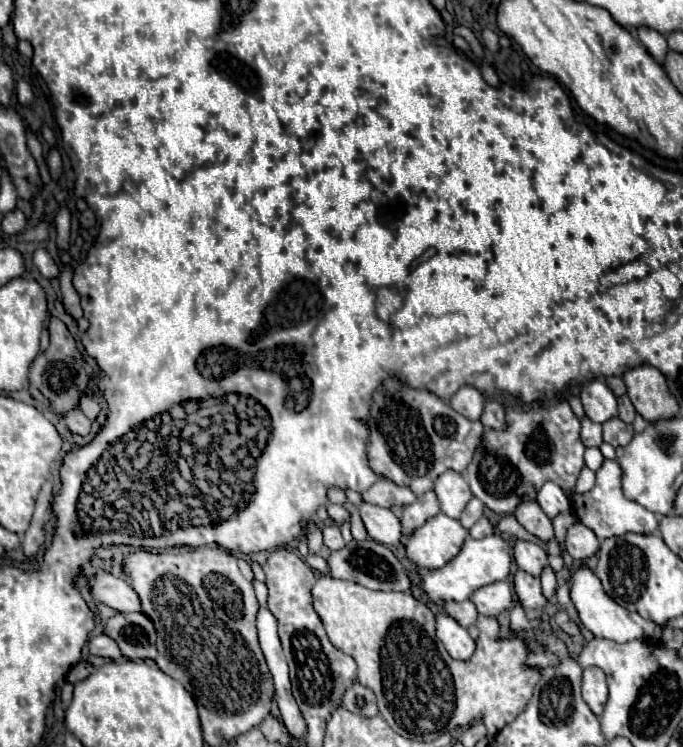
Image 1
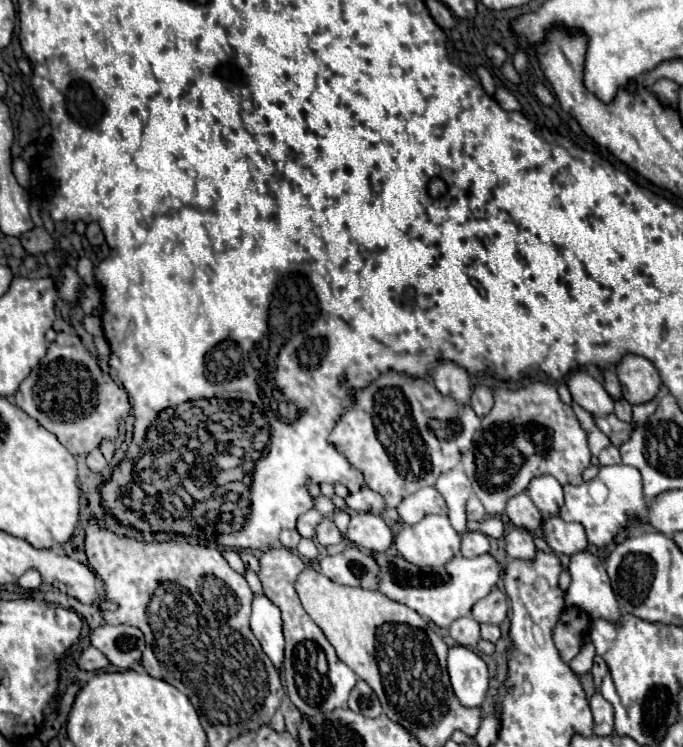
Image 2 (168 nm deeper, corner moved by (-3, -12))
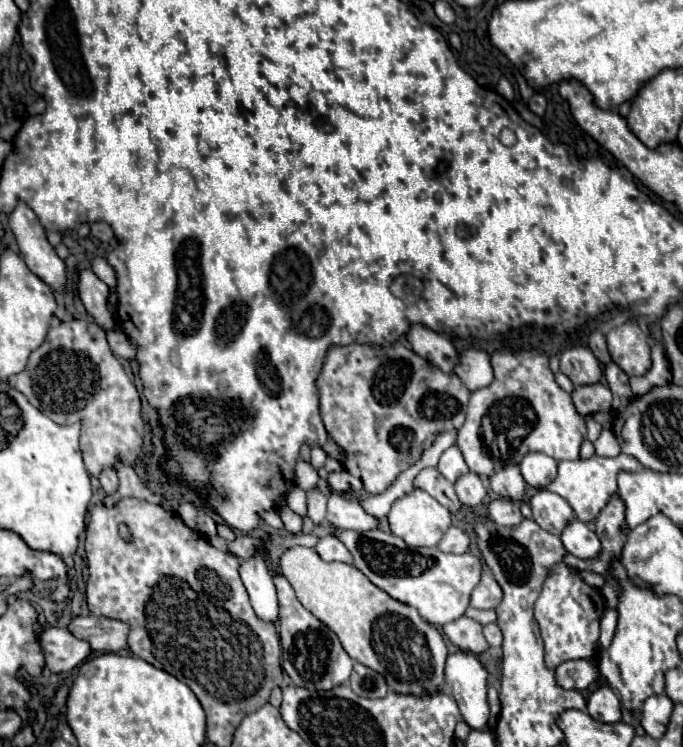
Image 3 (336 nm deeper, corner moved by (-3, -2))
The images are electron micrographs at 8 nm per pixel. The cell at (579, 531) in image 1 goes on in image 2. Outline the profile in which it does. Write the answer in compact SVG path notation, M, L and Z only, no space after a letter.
M550 516L544 522L542 536L554 552L562 552L566 556L572 556L576 552L584 552L590 546L584 528L580 524L564 522L560 516Z

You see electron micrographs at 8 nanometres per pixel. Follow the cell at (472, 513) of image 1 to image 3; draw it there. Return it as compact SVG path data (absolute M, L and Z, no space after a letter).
M462 474L456 482L454 482L454 488L456 488L456 494L460 498L460 502L464 506L478 506L482 504L482 500L486 498L488 490L486 490L486 484L484 480L478 476L478 474Z

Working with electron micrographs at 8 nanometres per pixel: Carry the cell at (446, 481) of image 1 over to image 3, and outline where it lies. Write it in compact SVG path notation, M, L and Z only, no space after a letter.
M452 444L448 450L444 450L444 454L440 456L440 462L438 462L438 470L450 482L456 482L456 478L460 474L466 474L468 472L468 466L464 462L464 456L460 454L460 448L456 444Z

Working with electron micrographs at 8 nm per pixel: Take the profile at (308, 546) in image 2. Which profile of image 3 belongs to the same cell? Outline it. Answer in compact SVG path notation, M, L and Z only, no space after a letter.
M282 502L278 506L278 516L284 522L284 530L290 534L300 534L302 532L302 518L298 514L294 514L286 502Z

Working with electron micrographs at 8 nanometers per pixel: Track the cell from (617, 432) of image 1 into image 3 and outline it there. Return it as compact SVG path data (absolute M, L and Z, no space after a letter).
M604 382L584 384L584 386L574 388L572 402L576 406L576 412L582 416L596 414L596 412L608 412L612 408L612 394Z

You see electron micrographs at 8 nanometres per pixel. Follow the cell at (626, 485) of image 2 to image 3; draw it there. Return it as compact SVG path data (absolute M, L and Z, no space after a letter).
M618 454L614 458L602 458L602 456L592 456L592 458L578 458L578 460L562 460L558 462L558 474L556 478L546 486L550 492L560 494L574 510L576 518L582 522L592 522L598 512L606 506L610 496L618 490L616 488L616 476L618 472L636 472L640 470L640 462L628 454Z

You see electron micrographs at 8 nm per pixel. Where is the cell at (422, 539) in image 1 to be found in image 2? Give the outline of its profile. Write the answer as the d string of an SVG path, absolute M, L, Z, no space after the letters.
M430 514L414 526L402 526L394 544L398 554L420 568L448 564L460 554L460 534L450 526L448 516Z

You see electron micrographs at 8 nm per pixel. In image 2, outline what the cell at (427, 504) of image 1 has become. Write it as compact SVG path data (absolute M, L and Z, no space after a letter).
M420 488L412 496L400 502L398 514L404 524L418 524L428 514L446 514L446 502L436 488Z

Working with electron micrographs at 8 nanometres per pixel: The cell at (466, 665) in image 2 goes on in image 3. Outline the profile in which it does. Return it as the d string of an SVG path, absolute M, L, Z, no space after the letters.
M468 652L450 654L446 660L444 676L446 688L458 702L464 722L472 730L486 730L490 718L490 708L486 700L488 674L478 656Z

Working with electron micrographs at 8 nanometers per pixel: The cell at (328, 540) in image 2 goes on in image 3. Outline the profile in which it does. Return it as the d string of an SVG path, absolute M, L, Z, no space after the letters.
M312 488L306 492L306 502L308 502L310 520L314 524L324 524L326 522L326 496L318 488Z

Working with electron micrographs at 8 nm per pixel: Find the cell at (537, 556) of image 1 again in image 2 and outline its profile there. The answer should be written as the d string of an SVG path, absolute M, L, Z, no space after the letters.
M514 528L512 532L508 532L504 536L506 540L506 552L510 558L514 560L534 560L536 558L536 546L534 546L534 538L528 530L520 530L520 528Z

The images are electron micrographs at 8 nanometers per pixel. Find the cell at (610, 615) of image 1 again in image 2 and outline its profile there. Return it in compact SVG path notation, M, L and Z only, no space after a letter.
M588 550L578 552L570 558L568 570L572 584L566 590L566 608L580 608L590 616L590 620L620 620L622 610L616 602L608 574L598 556L590 554Z

